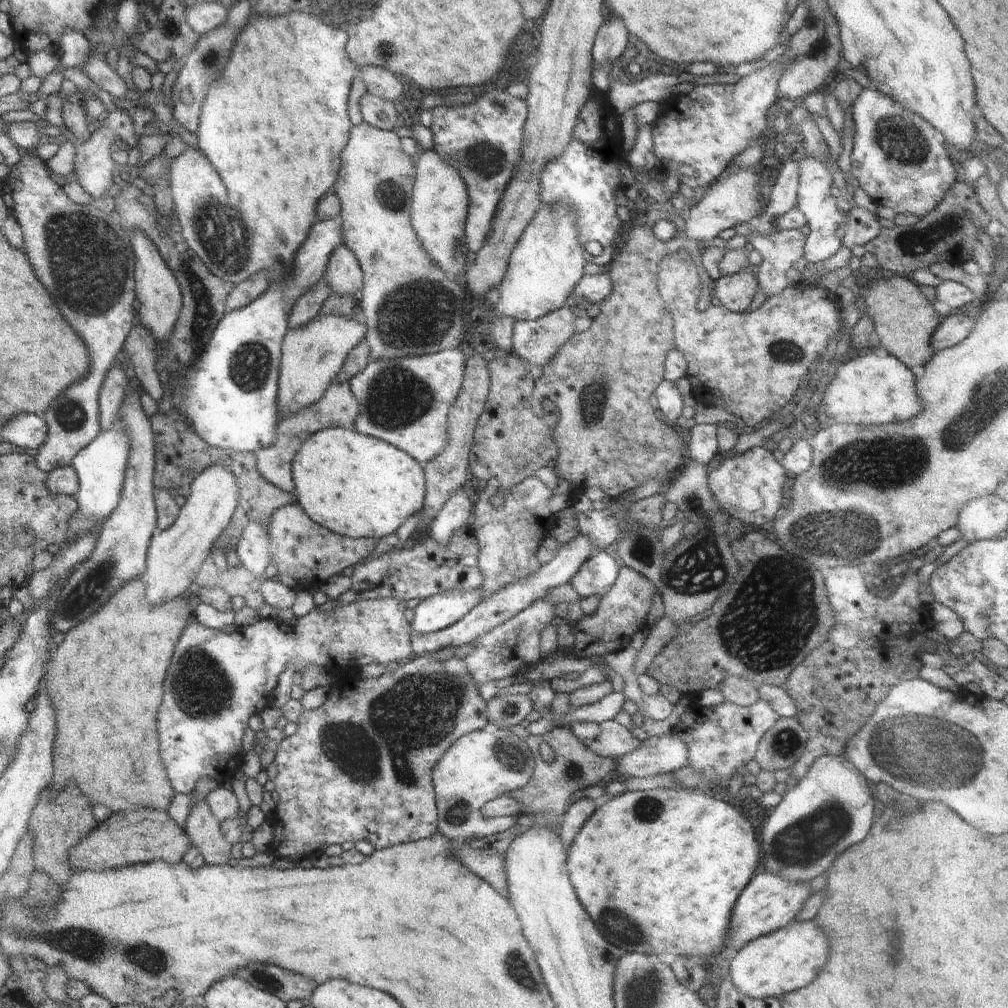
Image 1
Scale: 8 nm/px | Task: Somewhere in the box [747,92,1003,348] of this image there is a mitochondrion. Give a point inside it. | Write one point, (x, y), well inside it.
(943, 234)

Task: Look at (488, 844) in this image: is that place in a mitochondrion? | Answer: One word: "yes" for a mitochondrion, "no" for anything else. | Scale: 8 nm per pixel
no

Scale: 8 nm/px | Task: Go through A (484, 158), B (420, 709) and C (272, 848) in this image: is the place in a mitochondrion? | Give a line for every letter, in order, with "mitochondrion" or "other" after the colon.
A: mitochondrion
B: mitochondrion
C: other

